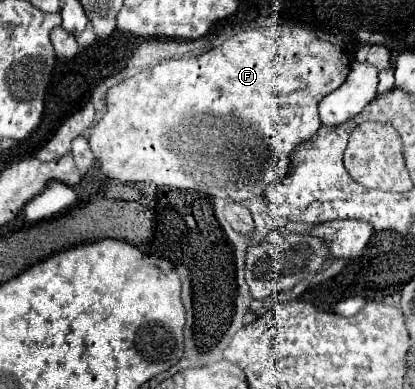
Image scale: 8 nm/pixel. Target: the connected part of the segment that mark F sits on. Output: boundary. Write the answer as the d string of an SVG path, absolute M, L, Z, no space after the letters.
M280 27L280 29L250 29L250 31L242 31L236 37L224 41L222 45L198 55L198 57L186 57L186 59L172 59L172 61L164 61L158 63L156 67L136 73L128 79L124 79L122 83L114 85L108 89L108 111L104 113L104 117L92 127L90 131L90 147L92 153L96 157L96 161L100 163L100 169L104 171L104 175L108 175L110 179L118 181L118 183L154 183L158 187L178 187L178 189L190 189L190 191L204 191L212 197L222 197L228 201L236 201L230 203L224 211L226 221L230 223L230 227L242 235L252 235L254 233L254 221L250 211L240 203L240 201L254 201L254 199L264 199L264 191L268 187L268 183L274 183L278 179L282 179L288 173L288 163L290 163L290 153L304 143L304 139L310 139L318 129L320 129L320 117L318 117L318 103L320 99L324 99L324 95L336 91L344 79L348 77L350 71L350 59L346 57L346 53L328 41L322 41L316 37L316 33L306 31L306 29L298 29L298 27Z

